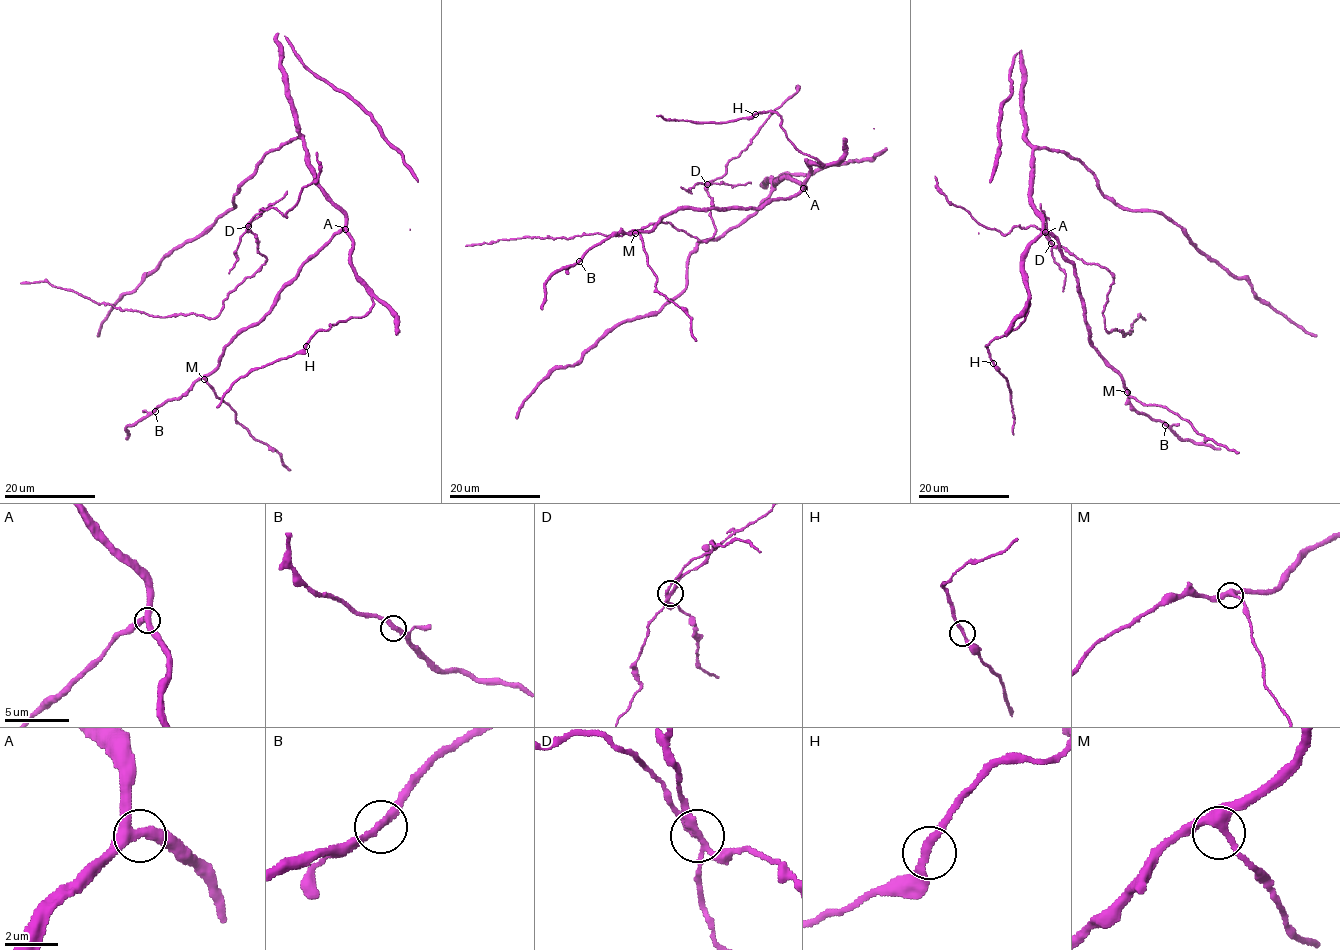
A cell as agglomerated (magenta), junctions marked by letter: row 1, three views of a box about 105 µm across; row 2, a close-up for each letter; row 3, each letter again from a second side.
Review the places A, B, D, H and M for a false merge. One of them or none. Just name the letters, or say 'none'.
D

